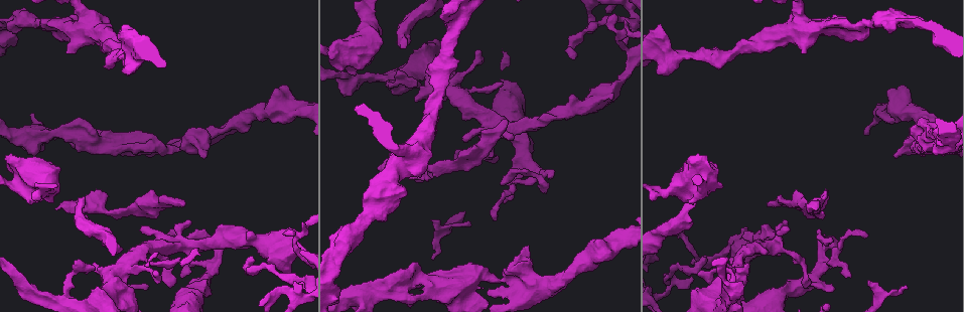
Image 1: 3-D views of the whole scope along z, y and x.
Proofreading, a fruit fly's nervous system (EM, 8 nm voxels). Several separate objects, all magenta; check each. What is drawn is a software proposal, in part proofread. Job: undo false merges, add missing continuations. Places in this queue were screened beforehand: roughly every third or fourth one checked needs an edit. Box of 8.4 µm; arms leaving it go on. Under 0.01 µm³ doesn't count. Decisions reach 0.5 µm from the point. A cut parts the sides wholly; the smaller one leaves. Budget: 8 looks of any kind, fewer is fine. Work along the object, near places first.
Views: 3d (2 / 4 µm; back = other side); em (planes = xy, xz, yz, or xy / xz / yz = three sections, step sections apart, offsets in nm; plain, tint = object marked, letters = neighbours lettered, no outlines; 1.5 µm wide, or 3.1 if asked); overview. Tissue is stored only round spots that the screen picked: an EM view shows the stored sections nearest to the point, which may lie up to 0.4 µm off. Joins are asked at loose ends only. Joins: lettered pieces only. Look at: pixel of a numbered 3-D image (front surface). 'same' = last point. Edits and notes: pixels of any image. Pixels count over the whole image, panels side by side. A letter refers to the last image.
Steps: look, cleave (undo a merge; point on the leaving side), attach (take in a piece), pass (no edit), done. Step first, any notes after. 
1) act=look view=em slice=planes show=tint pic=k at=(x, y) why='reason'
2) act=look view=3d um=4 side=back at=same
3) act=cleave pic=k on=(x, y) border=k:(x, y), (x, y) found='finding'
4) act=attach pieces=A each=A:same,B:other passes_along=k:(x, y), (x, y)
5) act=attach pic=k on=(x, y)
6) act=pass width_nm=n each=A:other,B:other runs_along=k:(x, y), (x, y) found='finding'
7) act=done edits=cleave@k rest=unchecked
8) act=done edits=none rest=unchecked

act=look view=3d um=2 pic=1 at=(183, 205) why='free end'

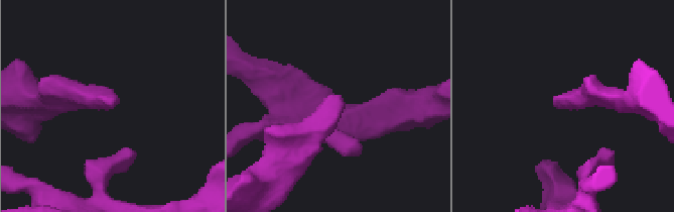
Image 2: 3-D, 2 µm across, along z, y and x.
act=look view=em slice=xz step=8 show=letters pic=2 at=(338, 98) why='need the tissue'

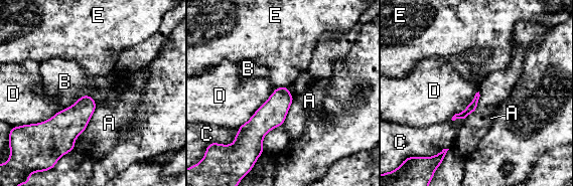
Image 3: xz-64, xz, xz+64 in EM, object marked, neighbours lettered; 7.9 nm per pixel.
act=look view=em slice=planes show=letters at=same why='another direction'

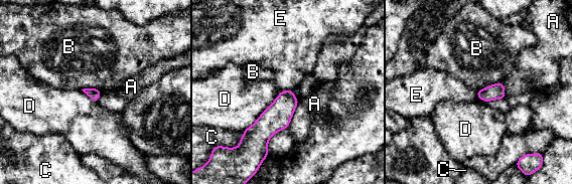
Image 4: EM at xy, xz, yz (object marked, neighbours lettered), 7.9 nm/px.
act=pass each=A:other,B:other,C:other,D:other,E:other border=4:(501, 80), (476, 90) found='none of them fits'

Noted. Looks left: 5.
act=look view=em slice=planes show=letters pic=1 at=(423, 176) why='thin end'

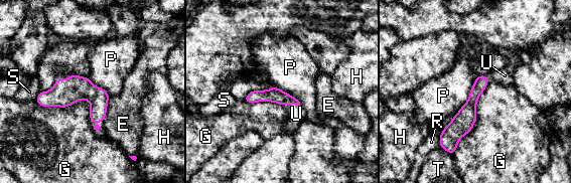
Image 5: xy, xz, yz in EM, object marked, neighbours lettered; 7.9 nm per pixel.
act=attach pieces=U longest_contact=G:480nm each=E:other,G:other,H:other,P:other,R:other,S:other,T:other,U:same passes_along=5:(275, 95), (292, 104), (296, 114) found='the neuron continues'

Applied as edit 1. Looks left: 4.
act=done edits=attach@5 rest=unchecked

